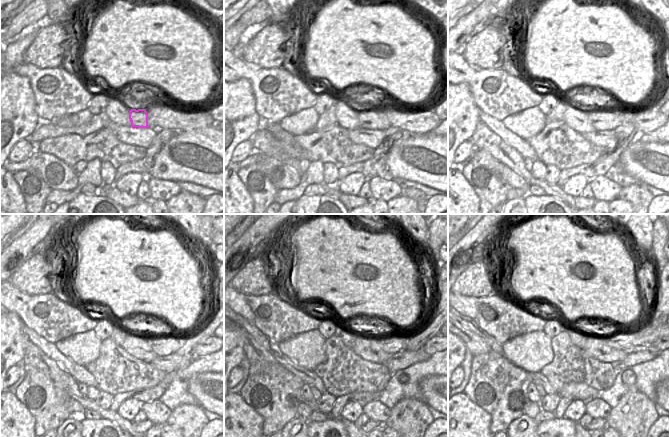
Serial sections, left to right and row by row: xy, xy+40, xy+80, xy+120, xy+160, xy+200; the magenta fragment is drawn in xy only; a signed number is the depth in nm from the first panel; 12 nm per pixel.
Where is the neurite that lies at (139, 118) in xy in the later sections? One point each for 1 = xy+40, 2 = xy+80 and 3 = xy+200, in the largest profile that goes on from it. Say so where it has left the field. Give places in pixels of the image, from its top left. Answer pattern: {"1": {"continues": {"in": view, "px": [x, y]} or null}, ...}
{"1": {"continues": {"in": "xy+40", "px": [370, 118]}}, "2": {"continues": {"in": "xy+80", "px": [601, 120]}}, "3": {"continues": {"in": "xy+200", "px": [646, 335]}}}

